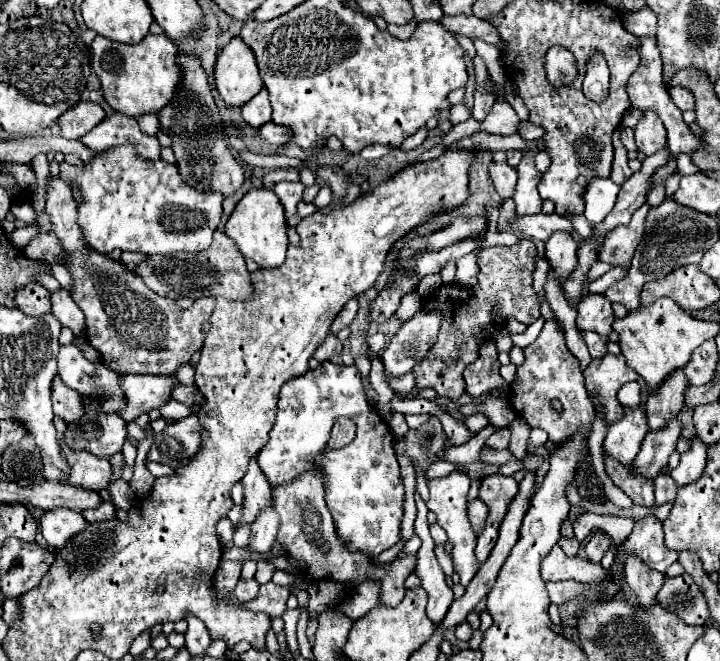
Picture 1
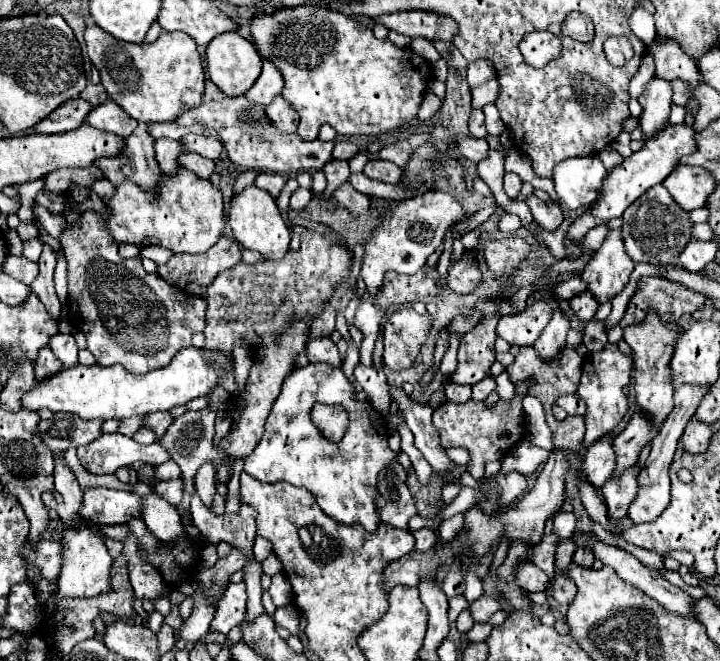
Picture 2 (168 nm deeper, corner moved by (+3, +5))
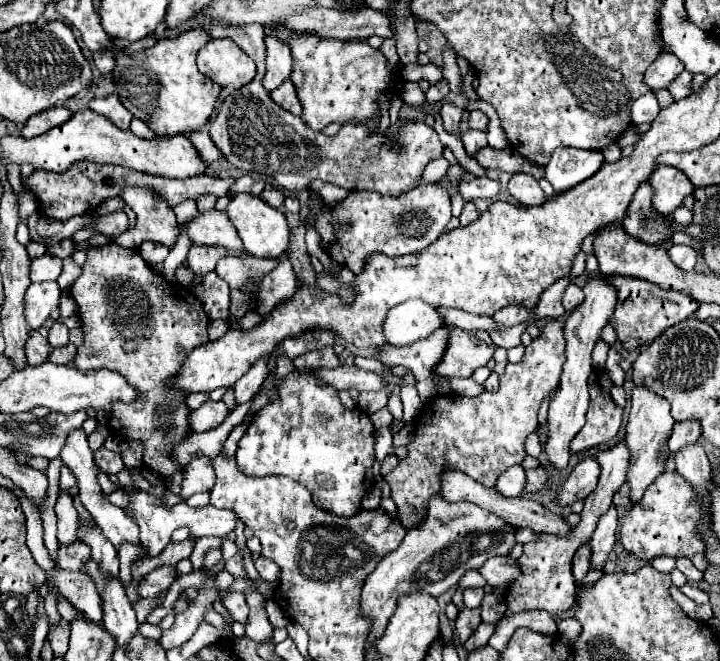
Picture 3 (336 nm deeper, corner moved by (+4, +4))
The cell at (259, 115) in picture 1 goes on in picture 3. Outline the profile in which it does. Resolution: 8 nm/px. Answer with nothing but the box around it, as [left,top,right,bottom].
[262,38,292,92]

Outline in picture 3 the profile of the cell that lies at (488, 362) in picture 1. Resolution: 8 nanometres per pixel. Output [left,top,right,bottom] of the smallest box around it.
[438,330,494,378]

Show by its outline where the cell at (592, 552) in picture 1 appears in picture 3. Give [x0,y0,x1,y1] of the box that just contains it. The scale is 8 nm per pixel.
[572,544,590,582]

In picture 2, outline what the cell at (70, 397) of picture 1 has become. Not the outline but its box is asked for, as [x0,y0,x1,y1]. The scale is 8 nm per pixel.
[33,347,63,381]

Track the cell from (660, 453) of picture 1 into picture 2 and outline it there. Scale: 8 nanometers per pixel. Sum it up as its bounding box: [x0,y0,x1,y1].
[601,467,639,523]

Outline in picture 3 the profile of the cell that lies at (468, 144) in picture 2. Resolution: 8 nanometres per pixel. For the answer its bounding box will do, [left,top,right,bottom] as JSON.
[440,102,462,136]

